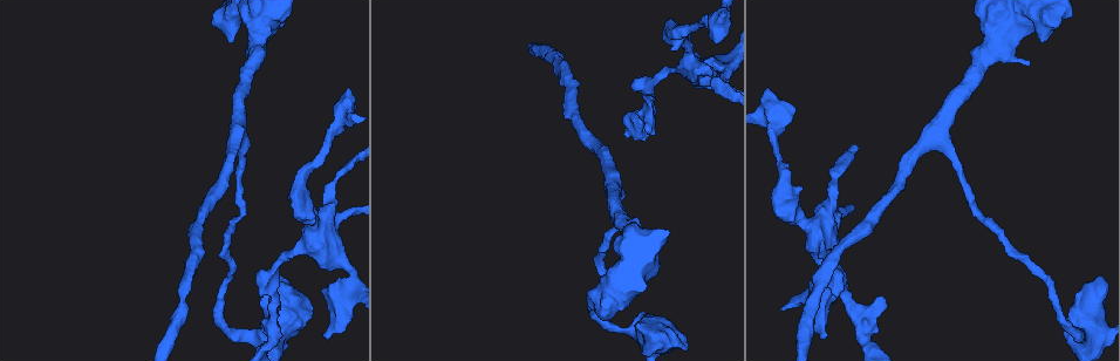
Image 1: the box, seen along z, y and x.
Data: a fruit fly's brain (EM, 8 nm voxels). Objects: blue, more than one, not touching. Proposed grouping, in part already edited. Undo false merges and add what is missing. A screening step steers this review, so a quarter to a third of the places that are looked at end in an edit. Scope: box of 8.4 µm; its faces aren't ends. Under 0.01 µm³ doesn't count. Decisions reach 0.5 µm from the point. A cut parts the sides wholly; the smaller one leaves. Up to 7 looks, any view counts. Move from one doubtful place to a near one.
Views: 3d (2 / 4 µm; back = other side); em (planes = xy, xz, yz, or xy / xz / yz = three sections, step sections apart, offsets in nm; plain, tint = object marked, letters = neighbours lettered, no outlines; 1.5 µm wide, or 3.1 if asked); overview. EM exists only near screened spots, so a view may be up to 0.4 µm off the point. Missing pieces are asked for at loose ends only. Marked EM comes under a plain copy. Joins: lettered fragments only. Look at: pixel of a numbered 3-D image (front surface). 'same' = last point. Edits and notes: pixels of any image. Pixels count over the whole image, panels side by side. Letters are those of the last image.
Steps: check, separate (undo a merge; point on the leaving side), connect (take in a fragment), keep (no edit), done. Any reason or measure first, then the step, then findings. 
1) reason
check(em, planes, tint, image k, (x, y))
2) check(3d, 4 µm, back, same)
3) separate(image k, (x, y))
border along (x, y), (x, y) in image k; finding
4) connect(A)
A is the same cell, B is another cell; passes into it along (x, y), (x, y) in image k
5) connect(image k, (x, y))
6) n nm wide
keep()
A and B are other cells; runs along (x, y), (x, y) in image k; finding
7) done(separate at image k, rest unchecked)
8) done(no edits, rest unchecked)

an open end
check(3d, 4 µm, image 1, (825, 336))

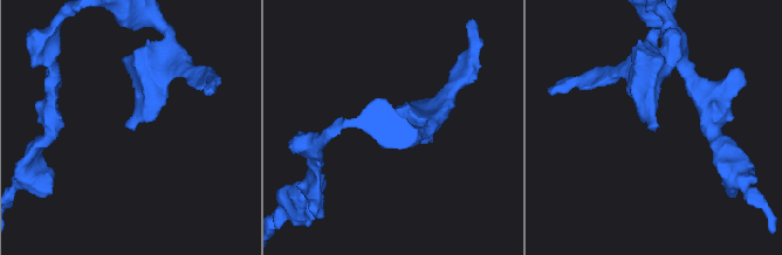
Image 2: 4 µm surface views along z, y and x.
need the tissue
check(em, planes, letters, image 2, (659, 126))

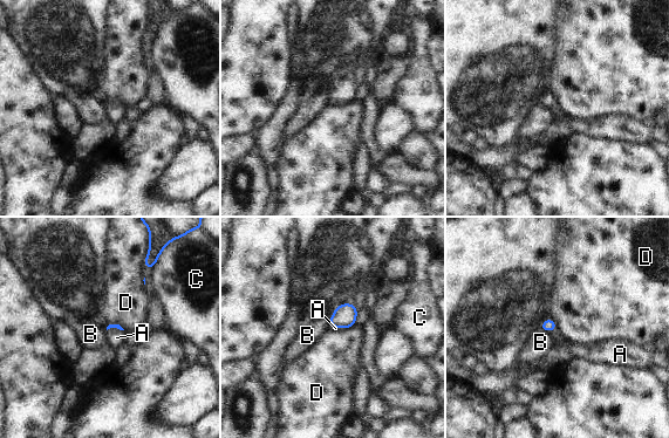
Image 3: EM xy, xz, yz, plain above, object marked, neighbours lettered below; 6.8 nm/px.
connect(A)
A is the same cell, B, C and D are other cells; passes into it along (548, 324), (554, 329), (578, 351) in image 3; it goes on there

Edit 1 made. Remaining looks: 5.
branch point
check(3d, 2 µm, image 1, (273, 270))

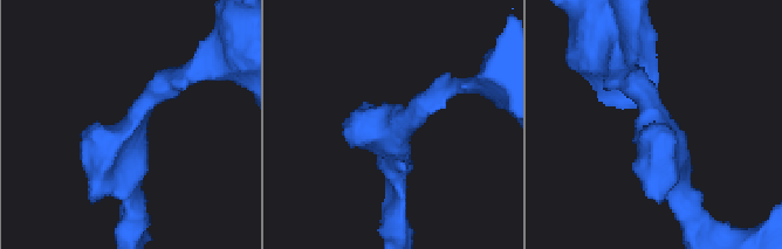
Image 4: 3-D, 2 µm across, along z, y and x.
check(em, yz, step 4, letters, image 4, (665, 132))

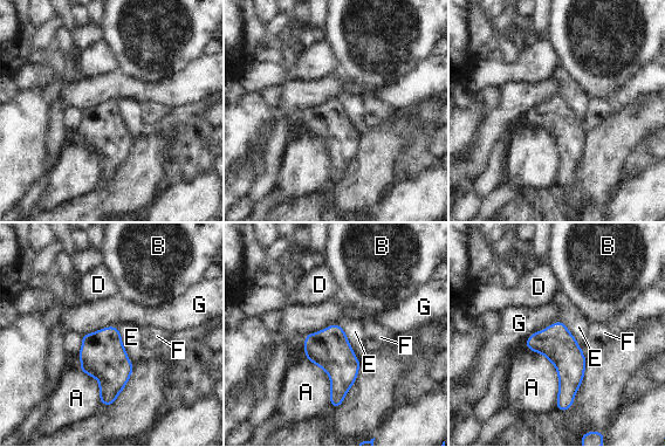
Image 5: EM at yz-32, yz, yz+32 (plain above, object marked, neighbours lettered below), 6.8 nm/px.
another direction
check(em, planes, letters, same)

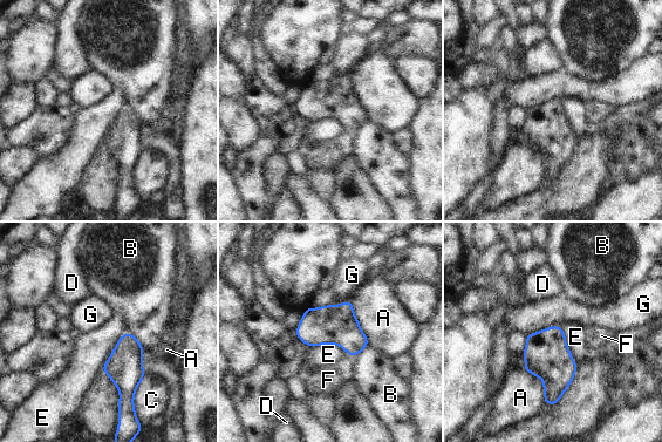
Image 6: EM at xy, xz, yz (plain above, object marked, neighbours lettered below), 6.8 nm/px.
280 nm wide
keep()
A, B, C, D, E, F and G are other cells; border along (128, 331), (117, 340), (100, 371) in image 6; all the same neuron

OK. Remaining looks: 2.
thick end
check(em, planes, letters, image 1, (1028, 66))

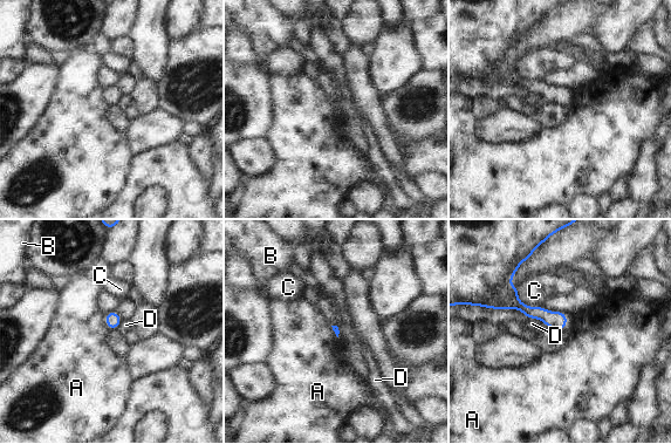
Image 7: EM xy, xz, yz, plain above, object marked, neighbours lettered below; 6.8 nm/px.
keep()
A, B, C and D are other cells; border along (104, 314), (104, 321), (110, 329) in image 7; none of them fits

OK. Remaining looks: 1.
done(connect at image 3, rest unchecked)

